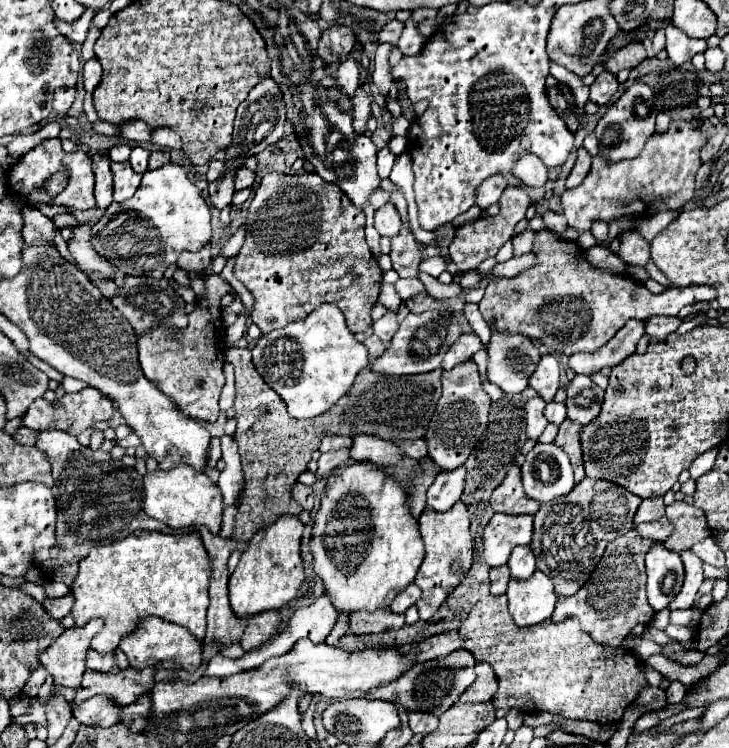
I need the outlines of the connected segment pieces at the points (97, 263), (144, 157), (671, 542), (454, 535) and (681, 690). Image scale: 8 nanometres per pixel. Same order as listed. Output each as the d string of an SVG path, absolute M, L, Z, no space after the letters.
M82 224L80 228L76 228L68 246L84 272L98 272L104 278L114 278L112 264L106 258L98 256L90 244L90 226Z
M140 146L132 148L132 154L130 154L130 164L132 164L132 168L142 174L142 172L148 168L148 156L150 156L150 152L148 152L146 148L140 148Z
M674 502L666 506L666 518L674 526L674 534L664 542L666 548L674 552L682 552L692 548L698 540L710 536L710 528L706 528L706 520L700 508L688 506L686 502Z
M456 502L446 512L436 512L432 508L424 508L420 520L420 536L426 546L426 556L418 568L414 584L422 590L422 598L418 598L416 606L420 612L420 620L428 622L438 606L446 600L446 596L460 584L460 580L466 576L466 572L472 566L472 536L470 536L470 518L468 510L462 502Z
M674 681L666 689L667 704L675 705L680 703L687 692L687 687L683 686L680 682Z

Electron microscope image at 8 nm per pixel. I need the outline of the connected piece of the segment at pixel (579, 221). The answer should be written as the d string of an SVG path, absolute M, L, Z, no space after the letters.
M672 120L670 130L666 134L652 134L646 142L642 154L634 160L620 160L618 164L606 164L602 156L598 154L592 160L592 170L584 178L584 182L572 190L566 190L562 194L563 214L568 218L568 226L576 228L578 232L590 230L590 224L594 220L610 222L620 216L628 214L644 214L644 212L660 212L660 210L680 210L684 202L692 200L694 196L694 176L700 168L700 148L706 144L706 136L702 136L698 130L694 130L684 120Z

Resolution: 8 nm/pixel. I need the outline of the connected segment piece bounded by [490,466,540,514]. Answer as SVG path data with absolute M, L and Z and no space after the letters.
M510 466L502 484L492 492L490 504L494 512L504 512L504 514L534 514L538 512L538 506L540 506L536 500L526 496L520 482L518 466Z

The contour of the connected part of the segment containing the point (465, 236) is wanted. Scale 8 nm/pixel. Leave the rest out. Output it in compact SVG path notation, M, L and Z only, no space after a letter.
M508 186L506 192L502 192L502 196L500 196L498 206L500 206L500 212L496 216L478 218L478 220L468 222L456 230L456 236L450 244L450 258L458 266L458 272L476 270L482 260L496 256L496 252L502 248L502 244L514 236L514 226L526 216L530 198L522 186Z

